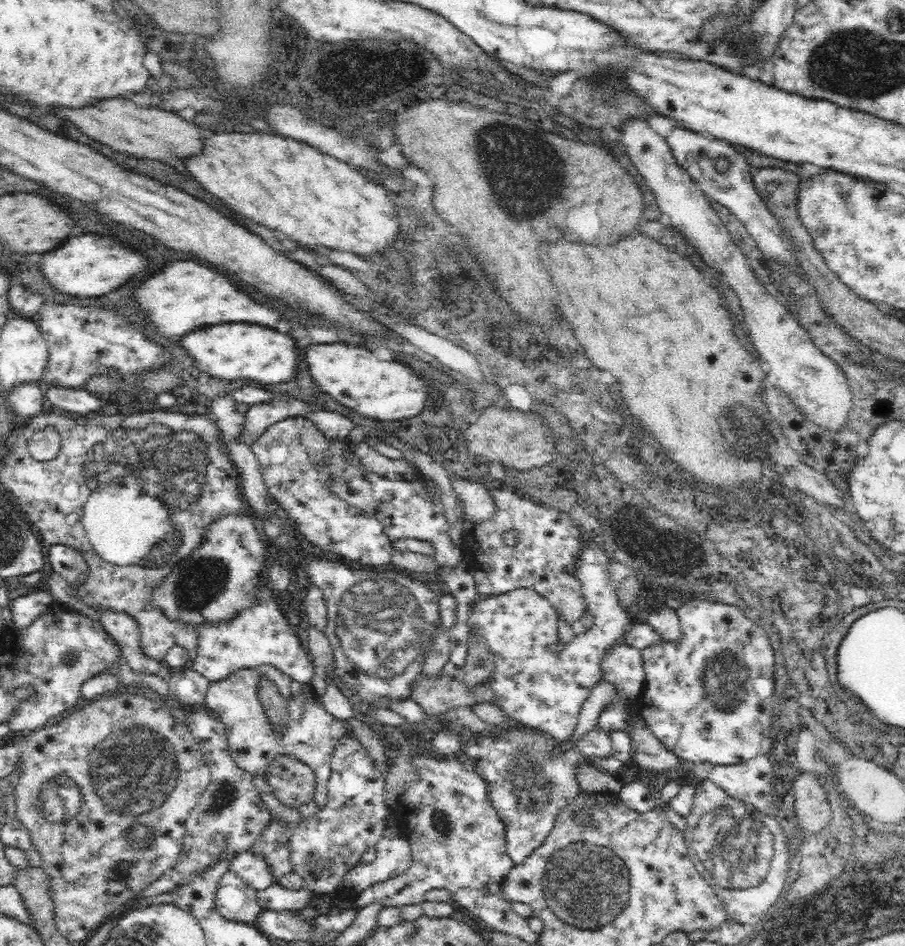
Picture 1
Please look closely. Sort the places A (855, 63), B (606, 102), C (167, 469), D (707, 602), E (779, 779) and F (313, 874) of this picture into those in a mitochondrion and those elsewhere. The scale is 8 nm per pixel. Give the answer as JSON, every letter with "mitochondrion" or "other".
{"A":"mitochondrion","B":"mitochondrion","C":"mitochondrion","D":"other","E":"other","F":"other"}

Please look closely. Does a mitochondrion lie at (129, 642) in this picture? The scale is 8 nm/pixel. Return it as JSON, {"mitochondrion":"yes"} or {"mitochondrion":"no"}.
{"mitochondrion":"no"}

